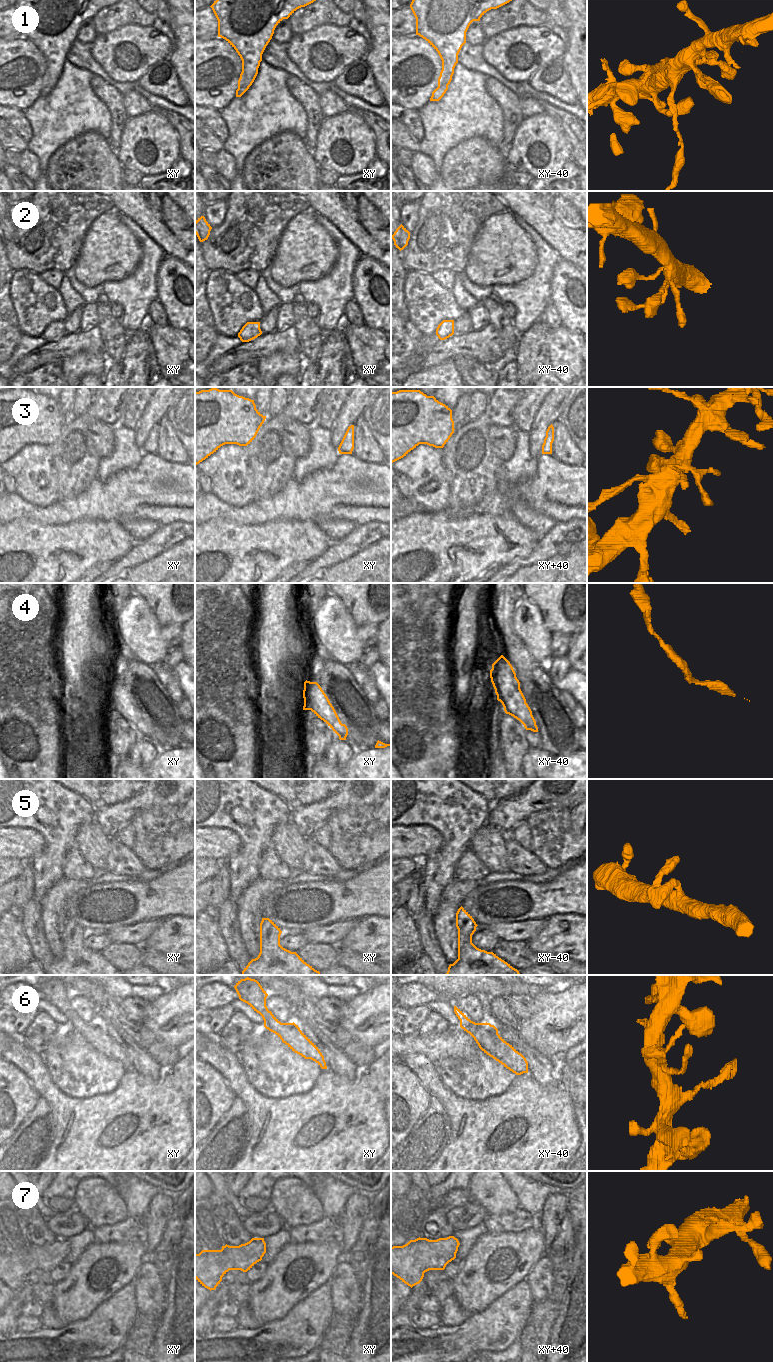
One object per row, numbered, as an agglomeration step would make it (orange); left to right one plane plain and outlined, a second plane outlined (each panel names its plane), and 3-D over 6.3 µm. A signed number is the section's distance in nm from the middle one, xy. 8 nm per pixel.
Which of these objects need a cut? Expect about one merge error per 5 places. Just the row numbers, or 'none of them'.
1

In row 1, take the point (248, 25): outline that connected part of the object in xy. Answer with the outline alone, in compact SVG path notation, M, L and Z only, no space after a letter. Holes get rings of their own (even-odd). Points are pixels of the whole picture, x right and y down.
M216 0L210 6L218 20L218 37L225 39L242 60L241 91L254 82L262 54L276 26L297 9L316 0Z

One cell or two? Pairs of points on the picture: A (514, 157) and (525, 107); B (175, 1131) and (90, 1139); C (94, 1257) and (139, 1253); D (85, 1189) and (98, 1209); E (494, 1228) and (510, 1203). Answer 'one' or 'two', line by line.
A: two
B: one
C: one
D: one
E: two

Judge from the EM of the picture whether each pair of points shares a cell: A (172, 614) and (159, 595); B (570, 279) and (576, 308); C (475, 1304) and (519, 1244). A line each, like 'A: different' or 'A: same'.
A: same
B: same
C: same

